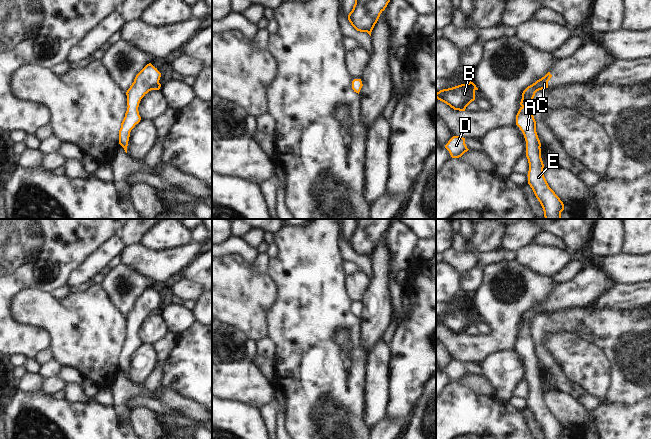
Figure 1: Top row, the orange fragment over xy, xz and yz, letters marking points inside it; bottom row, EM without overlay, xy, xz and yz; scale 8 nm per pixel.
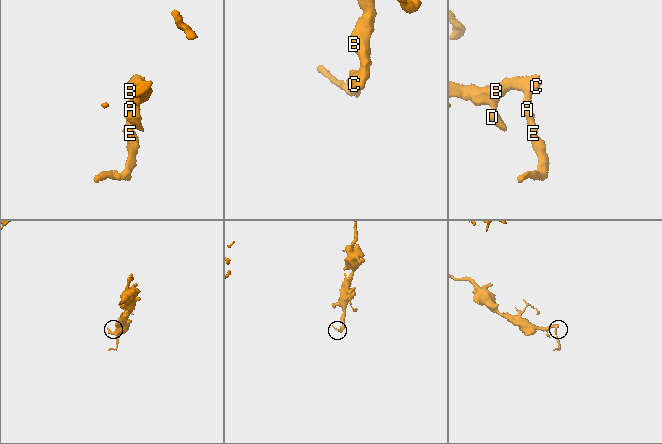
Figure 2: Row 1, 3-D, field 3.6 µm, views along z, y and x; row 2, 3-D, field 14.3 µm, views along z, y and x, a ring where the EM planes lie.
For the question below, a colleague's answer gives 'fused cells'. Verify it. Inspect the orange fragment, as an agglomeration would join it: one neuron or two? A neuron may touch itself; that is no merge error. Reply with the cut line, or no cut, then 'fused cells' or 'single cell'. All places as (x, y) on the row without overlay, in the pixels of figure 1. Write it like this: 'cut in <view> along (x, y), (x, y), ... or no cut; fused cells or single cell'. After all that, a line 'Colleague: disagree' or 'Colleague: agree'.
no cut; single cell
Colleague: disagree

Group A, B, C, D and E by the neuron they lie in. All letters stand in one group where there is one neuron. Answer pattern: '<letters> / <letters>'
A B C D E

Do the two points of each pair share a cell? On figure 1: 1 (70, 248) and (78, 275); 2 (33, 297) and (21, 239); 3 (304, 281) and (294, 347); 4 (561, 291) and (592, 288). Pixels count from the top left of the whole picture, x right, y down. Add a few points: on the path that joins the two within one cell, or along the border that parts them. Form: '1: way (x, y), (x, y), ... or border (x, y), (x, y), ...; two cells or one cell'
1: border (93, 252), (69, 275), (66, 284); two cells
2: border (50, 293), (21, 288), (10, 299); two cells
3: way (304, 297), (302, 331); one cell
4: way (569, 291), (581, 291), (584, 288); one cell

